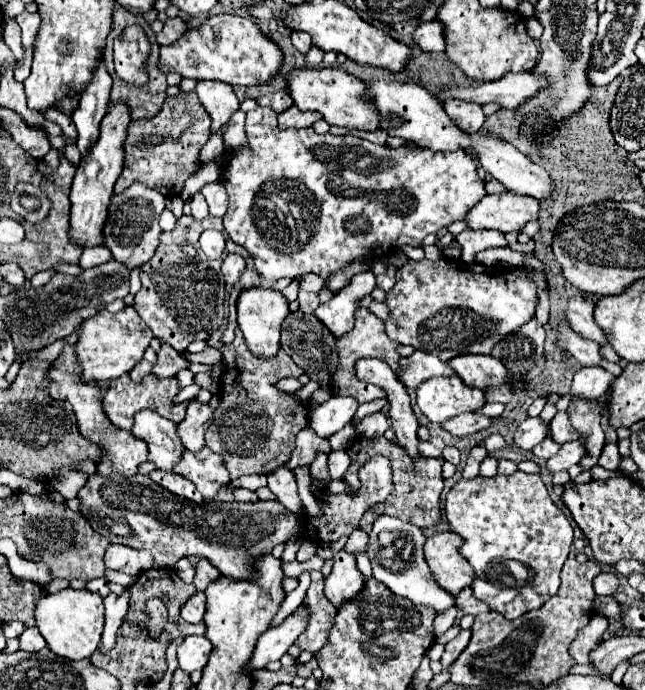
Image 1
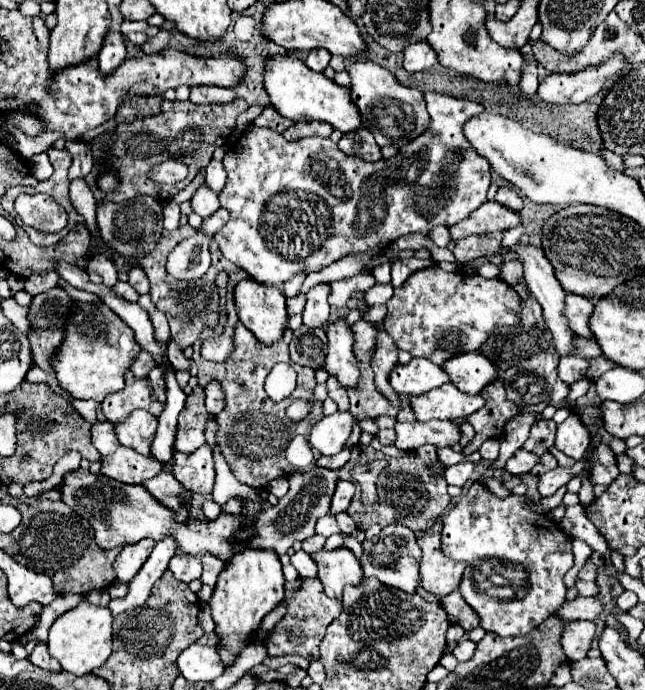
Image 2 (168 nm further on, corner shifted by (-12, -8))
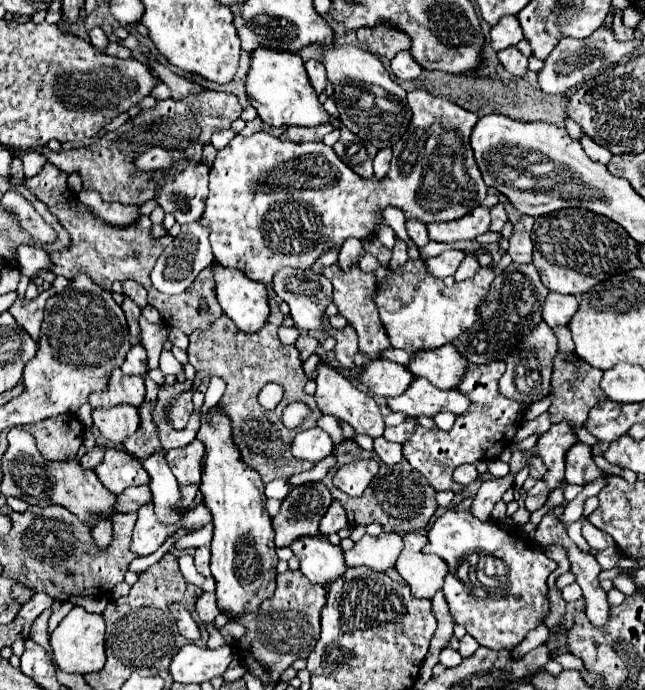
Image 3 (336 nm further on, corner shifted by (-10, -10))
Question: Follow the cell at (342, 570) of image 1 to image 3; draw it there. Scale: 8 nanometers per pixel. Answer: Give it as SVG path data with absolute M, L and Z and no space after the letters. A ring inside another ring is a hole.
M302 536L290 544L300 560L300 572L314 584L328 584L346 572L342 548L330 544L324 536Z

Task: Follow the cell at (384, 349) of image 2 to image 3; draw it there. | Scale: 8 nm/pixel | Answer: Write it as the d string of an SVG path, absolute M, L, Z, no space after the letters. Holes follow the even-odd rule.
M334 262L332 266L324 268L322 274L332 282L334 286L334 304L338 306L338 312L348 320L348 324L356 330L358 334L358 342L360 342L360 350L368 356L368 362L380 358L378 352L390 348L390 342L388 342L388 336L382 328L382 322L378 318L378 310L374 306L374 290L376 290L376 276L370 272L362 272L358 266L352 266L348 272L344 272L338 262Z

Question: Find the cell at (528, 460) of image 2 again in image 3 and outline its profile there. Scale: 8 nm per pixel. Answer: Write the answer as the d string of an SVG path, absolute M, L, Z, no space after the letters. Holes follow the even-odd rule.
M508 474L508 476L500 478L500 480L492 480L492 482L484 480L480 490L478 490L478 494L476 494L476 498L474 498L474 502L472 502L472 506L470 506L470 512L474 516L478 516L478 520L482 520L482 522L490 520L490 512L492 512L494 504L512 486L512 478L514 476Z

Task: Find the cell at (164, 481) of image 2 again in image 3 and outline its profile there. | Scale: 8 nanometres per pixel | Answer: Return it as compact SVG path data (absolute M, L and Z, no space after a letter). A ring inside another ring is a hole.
M132 486L132 488L126 488L122 494L118 494L118 500L114 504L114 512L120 512L120 514L136 512L148 500L152 500L152 492L150 492L148 486Z

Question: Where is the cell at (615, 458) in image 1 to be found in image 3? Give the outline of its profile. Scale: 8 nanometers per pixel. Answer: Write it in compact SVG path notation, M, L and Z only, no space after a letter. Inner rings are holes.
M578 442L570 452L566 452L566 482L568 484L588 484L602 476L602 470L594 464L590 446Z

